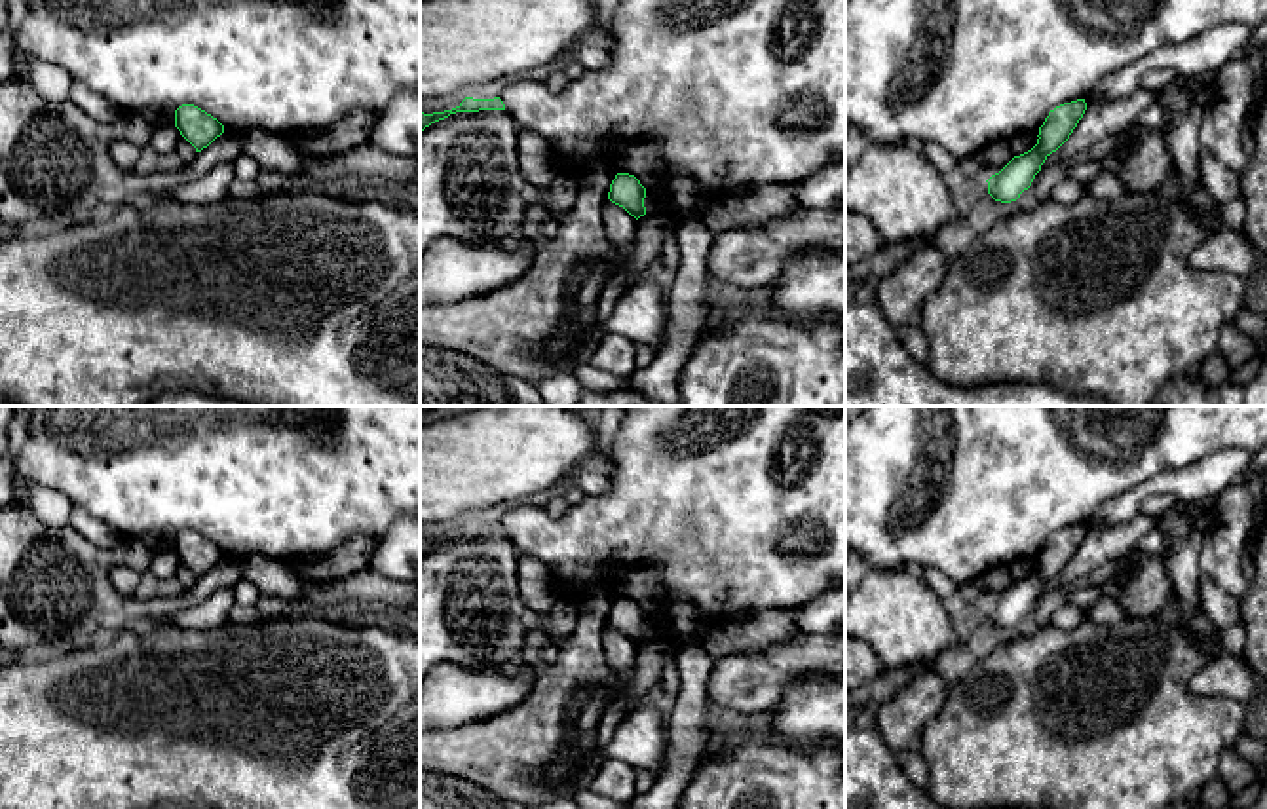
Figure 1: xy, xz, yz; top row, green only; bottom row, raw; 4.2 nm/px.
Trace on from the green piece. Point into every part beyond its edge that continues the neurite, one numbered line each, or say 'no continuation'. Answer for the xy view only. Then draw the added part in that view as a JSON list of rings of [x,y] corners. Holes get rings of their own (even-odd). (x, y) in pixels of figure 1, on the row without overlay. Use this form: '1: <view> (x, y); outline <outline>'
no continuation

